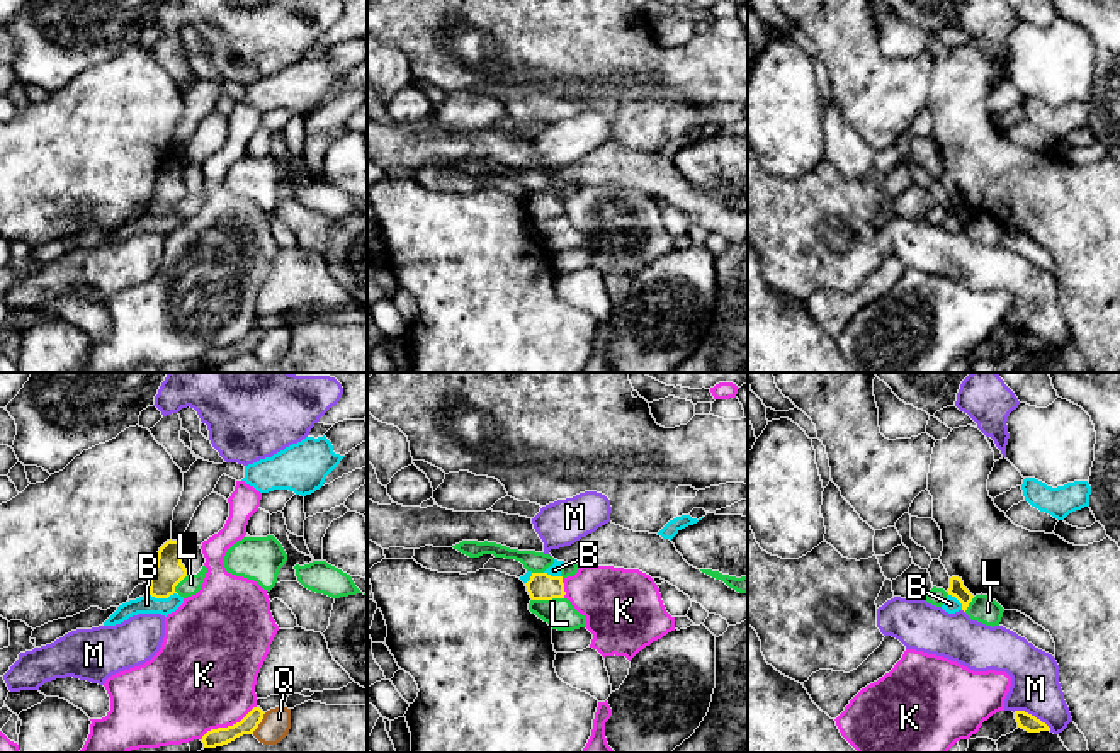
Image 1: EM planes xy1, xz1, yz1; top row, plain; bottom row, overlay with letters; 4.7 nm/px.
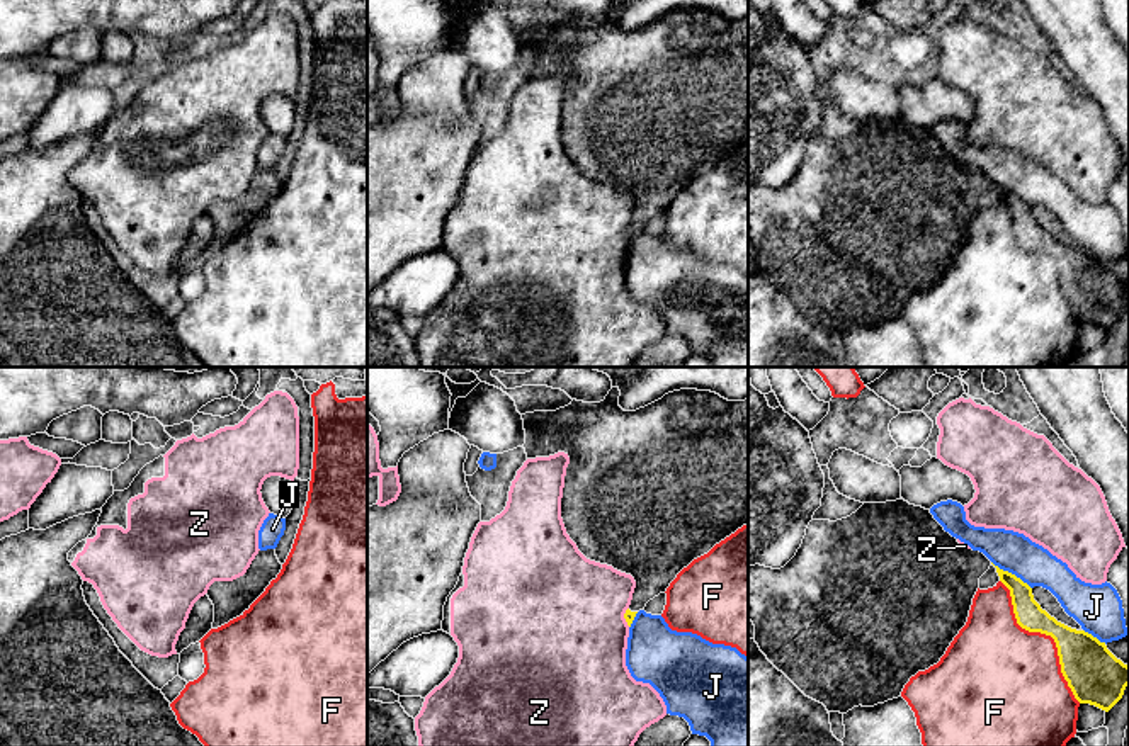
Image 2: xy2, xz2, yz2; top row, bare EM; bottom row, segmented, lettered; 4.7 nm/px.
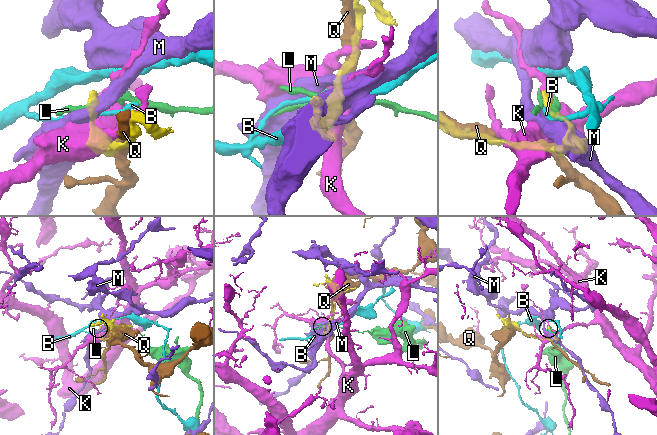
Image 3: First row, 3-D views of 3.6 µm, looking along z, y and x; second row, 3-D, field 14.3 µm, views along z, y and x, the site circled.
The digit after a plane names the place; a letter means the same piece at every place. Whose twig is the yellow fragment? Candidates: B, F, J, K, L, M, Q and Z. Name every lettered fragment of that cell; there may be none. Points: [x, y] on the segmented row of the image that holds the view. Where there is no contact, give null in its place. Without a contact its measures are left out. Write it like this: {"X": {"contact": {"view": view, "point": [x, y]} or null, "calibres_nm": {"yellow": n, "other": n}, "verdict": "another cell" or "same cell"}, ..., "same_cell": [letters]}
{"B": {"contact": {"view": "xy1", "point": [164, 597]}, "calibres_nm": {"yellow": 140, "other": 90}, "verdict": "another cell"}, "F": {"contact": {"view": "yz2", "point": [1046, 634]}, "calibres_nm": {"yellow": 240, "other": 440}, "verdict": "another cell"}, "J": {"contact": {"view": "yz2", "point": [1010, 573]}, "calibres_nm": {"yellow": 130, "other": 190}, "verdict": "another cell"}, "K": {"contact": {"view": "xy1", "point": [228, 726]}, "calibres_nm": {"yellow": 90, "other": 480}, "verdict": "another cell"}, "L": {"contact": {"view": "xz1", "point": [548, 599]}, "calibres_nm": {"yellow": 130, "other": 150}, "verdict": "another cell"}, "M": {"contact": {"view": "yz1", "point": [1030, 714]}, "calibres_nm": {"yellow": 80, "other": 240}, "verdict": "another cell"}, "Q": {"contact": {"view": "xy1", "point": [260, 721]}, "calibres_nm": {"yellow": 90, "other": 140}, "verdict": "another cell"}, "Z": {"contact": {"view": "xz2", "point": [624, 617]}, "calibres_nm": {"yellow": 50, "other": 500}, "verdict": "another cell"}, "same_cell": []}

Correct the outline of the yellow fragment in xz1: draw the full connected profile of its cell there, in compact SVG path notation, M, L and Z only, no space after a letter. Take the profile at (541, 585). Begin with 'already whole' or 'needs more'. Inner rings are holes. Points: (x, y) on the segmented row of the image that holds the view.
already whole; M532 573L525 586L532 600L564 598L566 595L563 576L551 576L547 573Z

